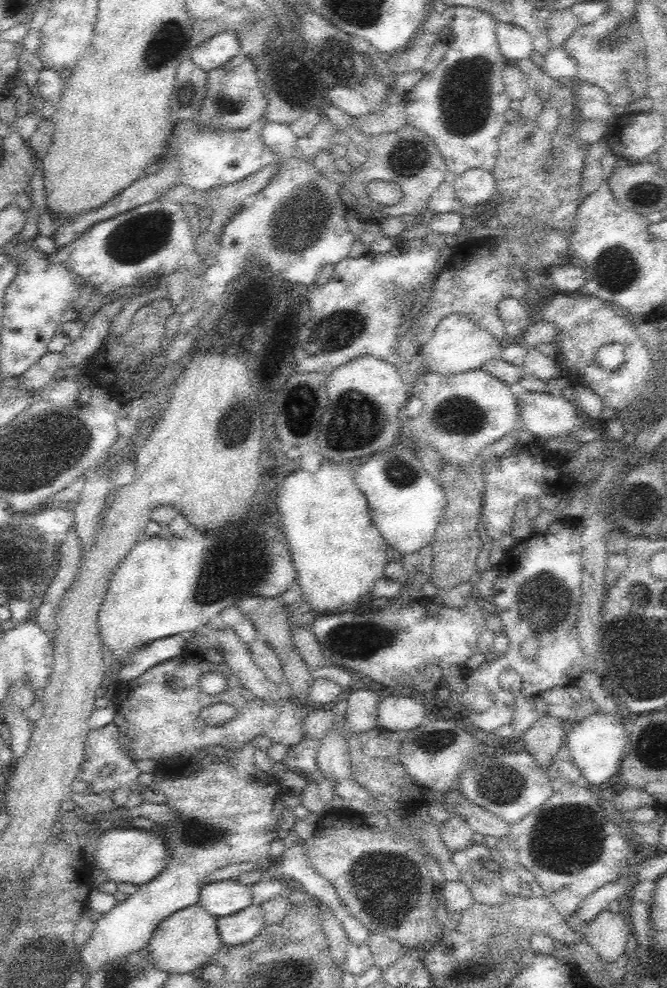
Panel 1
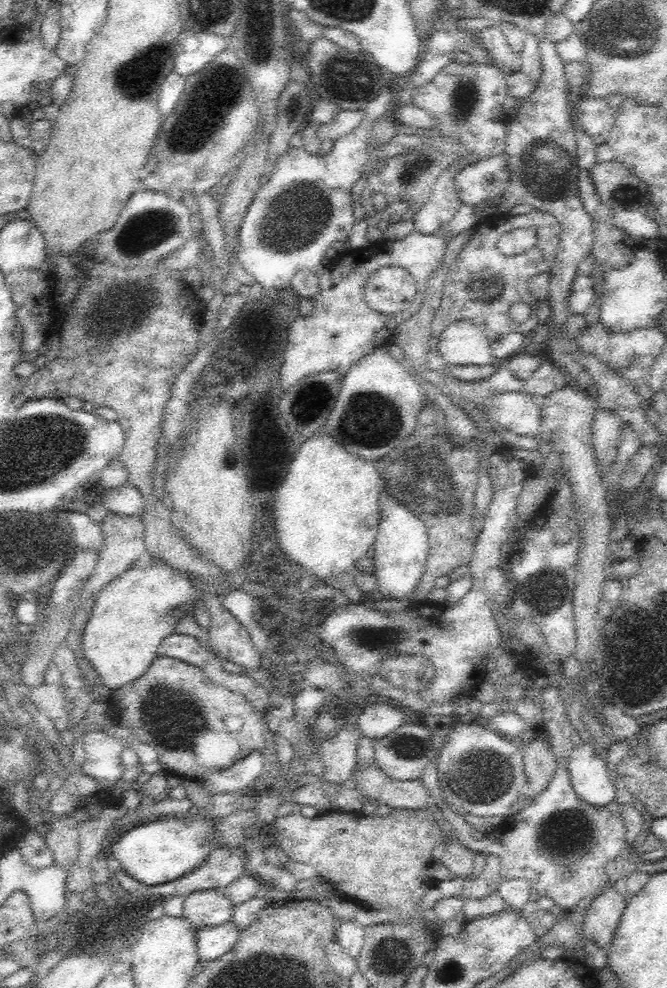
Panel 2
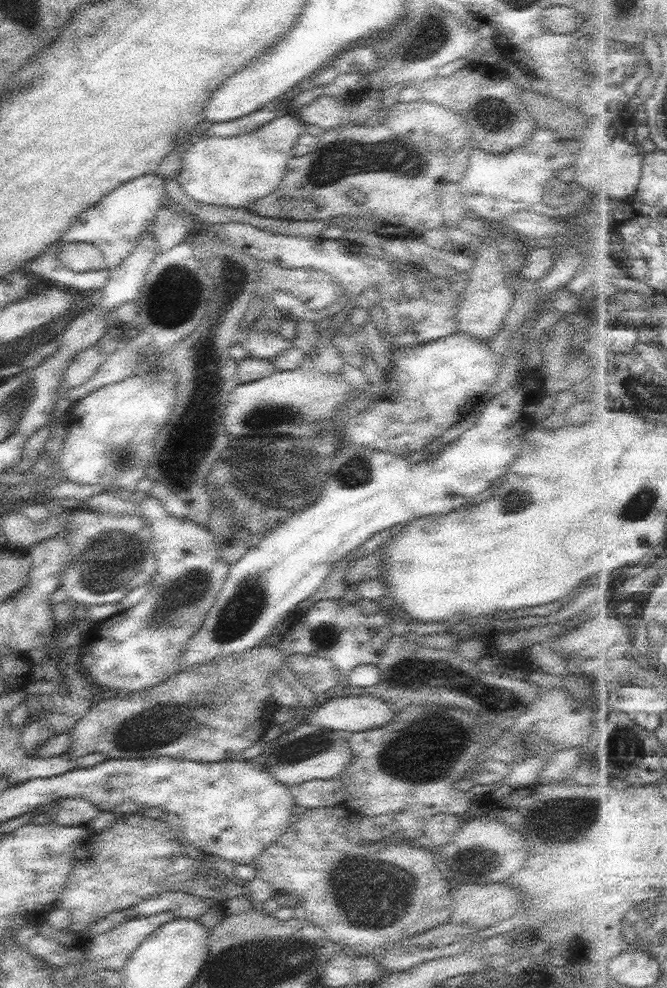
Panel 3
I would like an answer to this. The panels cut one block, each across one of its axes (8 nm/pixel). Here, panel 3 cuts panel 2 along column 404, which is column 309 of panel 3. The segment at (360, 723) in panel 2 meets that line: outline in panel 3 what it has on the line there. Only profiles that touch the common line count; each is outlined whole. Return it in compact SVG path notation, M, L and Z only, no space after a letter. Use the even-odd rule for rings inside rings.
M378 695L340 696L319 705L308 722L351 735L386 726L397 712Z

